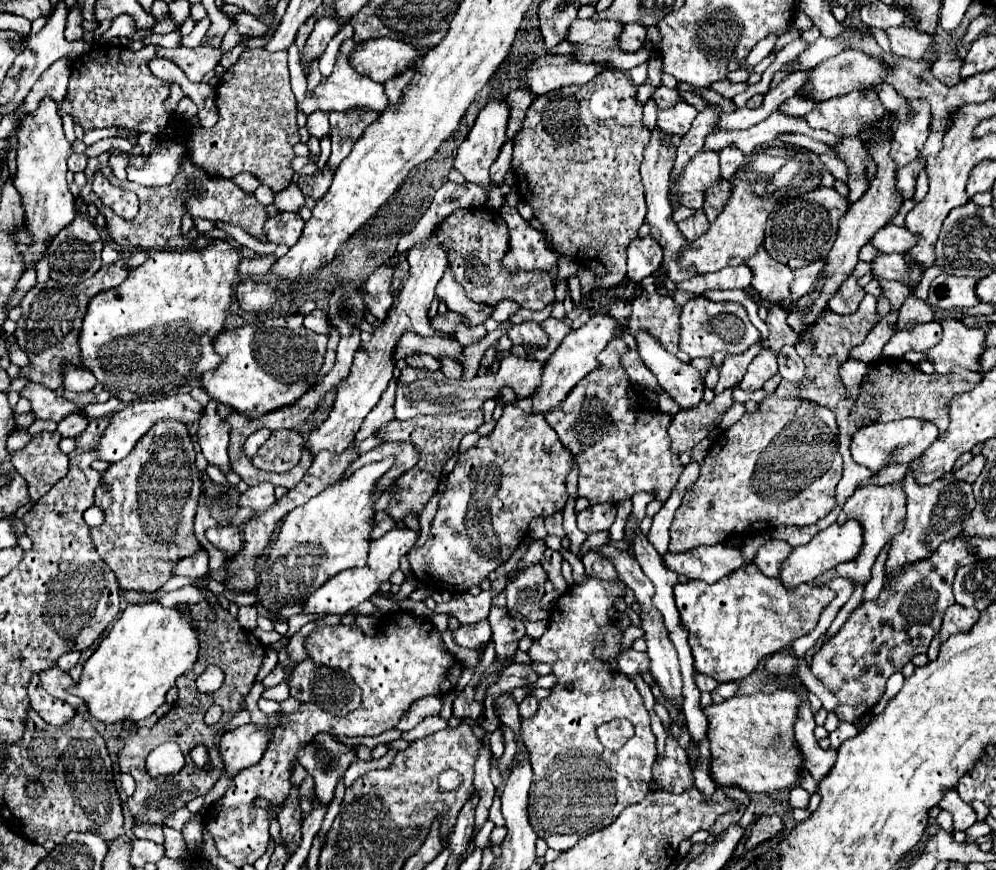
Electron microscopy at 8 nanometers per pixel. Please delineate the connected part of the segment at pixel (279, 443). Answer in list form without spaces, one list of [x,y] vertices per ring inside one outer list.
[[[276,430],[270,440],[260,446],[252,464],[260,470],[286,472],[300,462],[304,439],[298,430]]]

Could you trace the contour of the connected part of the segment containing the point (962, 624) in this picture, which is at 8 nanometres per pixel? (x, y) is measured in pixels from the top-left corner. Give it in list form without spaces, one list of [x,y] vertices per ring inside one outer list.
[[[952,604],[946,612],[944,612],[944,622],[940,632],[934,636],[930,648],[928,648],[928,656],[930,660],[934,660],[938,656],[938,648],[944,640],[948,640],[948,636],[958,634],[958,632],[968,632],[974,622],[980,618],[980,612],[976,608],[964,608],[960,604]]]

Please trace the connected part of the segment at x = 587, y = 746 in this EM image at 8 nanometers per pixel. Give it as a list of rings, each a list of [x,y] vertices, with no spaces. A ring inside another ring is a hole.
[[[590,578],[582,584],[570,586],[552,608],[548,630],[528,648],[528,656],[536,662],[550,664],[552,674],[558,678],[558,682],[550,688],[550,696],[540,700],[536,716],[522,724],[522,740],[530,752],[530,762],[534,768],[528,816],[536,834],[544,838],[548,846],[550,838],[554,838],[554,850],[560,852],[572,848],[572,842],[576,844],[584,836],[610,826],[624,808],[642,802],[650,792],[652,766],[658,758],[654,746],[656,738],[650,730],[650,712],[646,710],[644,700],[638,694],[634,682],[618,670],[618,656],[626,650],[622,646],[624,630],[614,622],[606,624],[606,614],[612,608],[616,596],[620,596],[620,582],[604,582]],[[610,718],[626,718],[636,728],[634,738],[630,738],[628,744],[622,746],[618,752],[606,750],[596,738],[596,728],[608,722]],[[562,836],[570,840],[568,846],[560,846]]]

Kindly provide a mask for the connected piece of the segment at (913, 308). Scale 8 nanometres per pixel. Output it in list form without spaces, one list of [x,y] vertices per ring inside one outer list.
[[[910,294],[898,310],[898,320],[894,324],[894,332],[910,330],[916,324],[924,324],[924,322],[932,322],[932,320],[934,320],[934,310],[928,306],[928,302]]]

